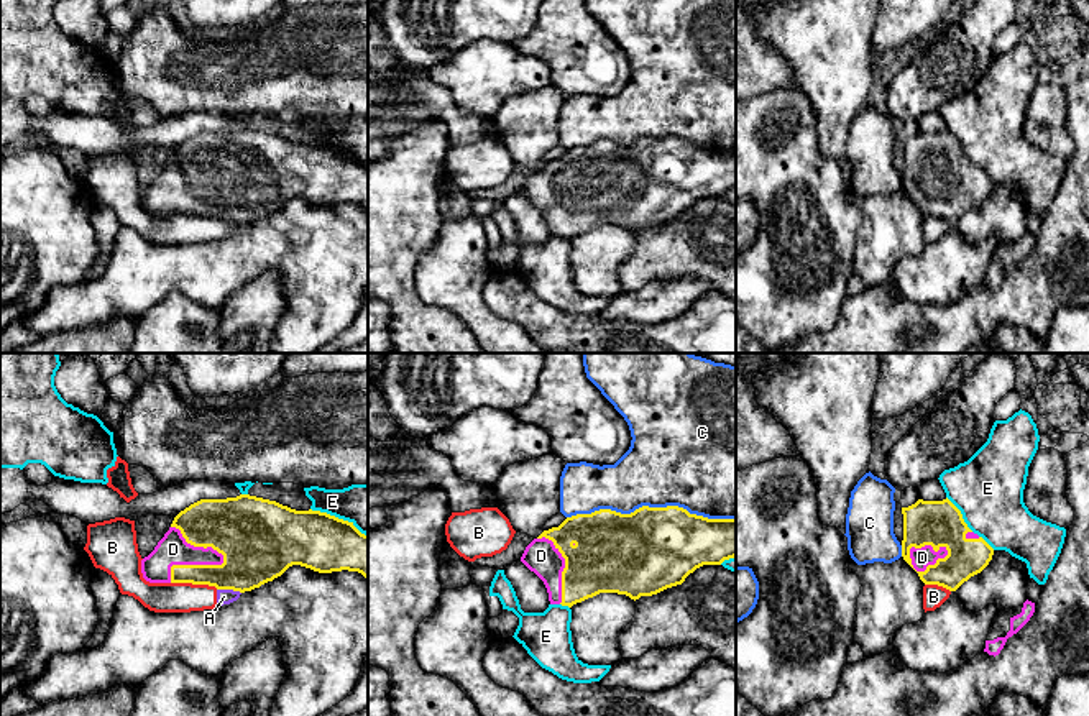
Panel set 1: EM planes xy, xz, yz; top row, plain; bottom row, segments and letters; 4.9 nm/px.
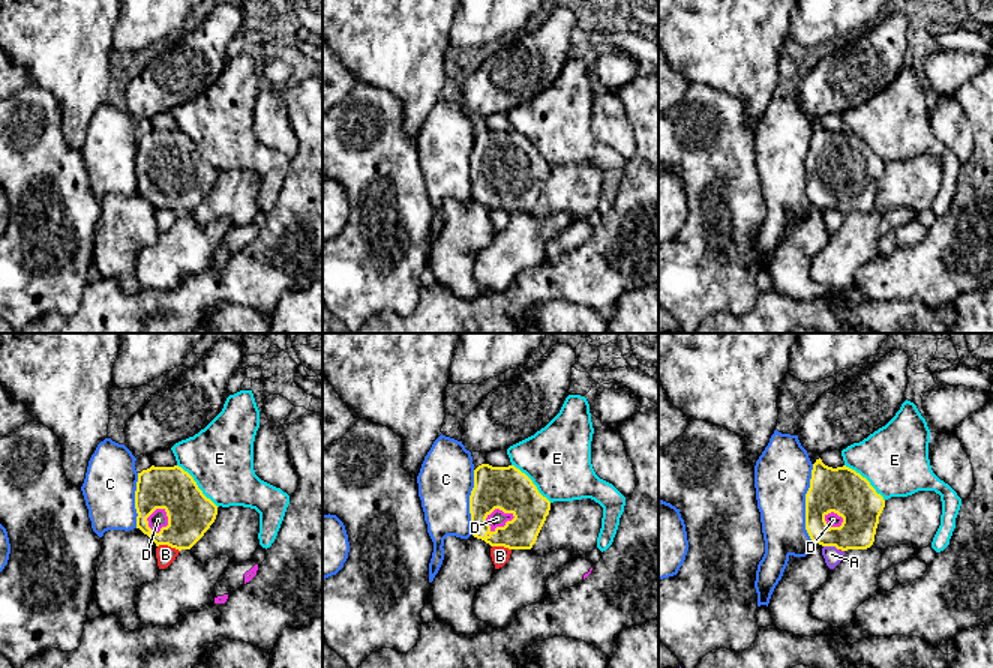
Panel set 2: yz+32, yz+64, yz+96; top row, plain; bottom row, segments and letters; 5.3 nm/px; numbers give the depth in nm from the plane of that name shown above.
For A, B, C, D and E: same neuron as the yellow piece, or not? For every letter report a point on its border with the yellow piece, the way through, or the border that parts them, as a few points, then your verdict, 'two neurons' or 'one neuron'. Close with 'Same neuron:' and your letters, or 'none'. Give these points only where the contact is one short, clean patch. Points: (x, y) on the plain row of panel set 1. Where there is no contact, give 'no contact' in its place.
A: contact xy (229, 220); two neurons
B: contact xy (194, 215); border xy (171, 214), (207, 215), (217, 220); two neurons
C: contact xz (651, 140); two neurons
D: contact xy (199, 178); one neuron
E: contact xy (337, 150); two neurons
Same neuron: D

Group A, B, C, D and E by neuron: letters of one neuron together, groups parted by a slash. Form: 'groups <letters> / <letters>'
groups A B / C / D / E

